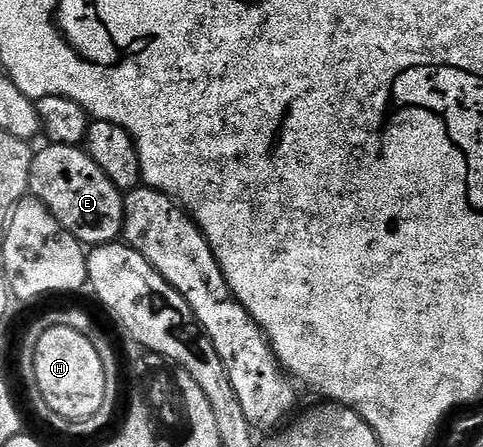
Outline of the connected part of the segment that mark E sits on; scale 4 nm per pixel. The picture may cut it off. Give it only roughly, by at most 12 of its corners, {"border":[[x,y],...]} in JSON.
{"border":[[50,143],[29,194],[83,246],[121,236],[125,196],[83,148]]}

